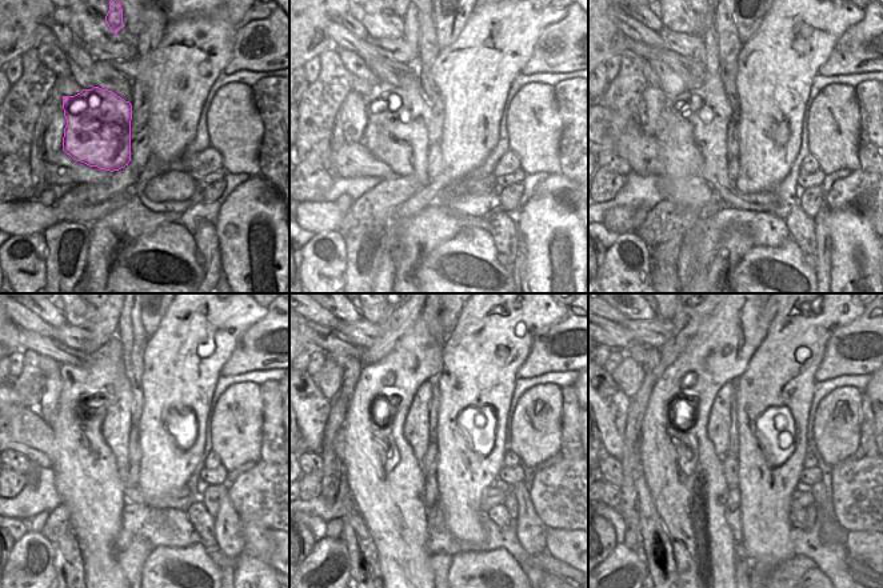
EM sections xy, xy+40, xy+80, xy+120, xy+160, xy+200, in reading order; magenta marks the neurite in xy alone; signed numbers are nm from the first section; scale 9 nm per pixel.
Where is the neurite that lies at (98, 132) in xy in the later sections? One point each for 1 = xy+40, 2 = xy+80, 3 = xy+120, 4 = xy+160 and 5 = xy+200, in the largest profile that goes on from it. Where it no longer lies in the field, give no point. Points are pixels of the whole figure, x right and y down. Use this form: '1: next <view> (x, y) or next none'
1: next xy+40 (398, 120)
2: next xy+80 (707, 110)
3: next xy+120 (118, 422)
4: next xy+160 (416, 426)
5: next xy+200 (718, 428)

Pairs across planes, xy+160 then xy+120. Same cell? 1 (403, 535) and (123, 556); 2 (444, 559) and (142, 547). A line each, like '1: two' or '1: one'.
1: two
2: one

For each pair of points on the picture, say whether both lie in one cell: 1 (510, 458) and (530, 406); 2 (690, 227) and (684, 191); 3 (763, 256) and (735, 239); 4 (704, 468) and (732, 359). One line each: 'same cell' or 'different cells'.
1: different cells
2: same cell
3: different cells
4: same cell

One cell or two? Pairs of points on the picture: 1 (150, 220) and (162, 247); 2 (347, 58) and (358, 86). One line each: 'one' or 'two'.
1: two
2: two

